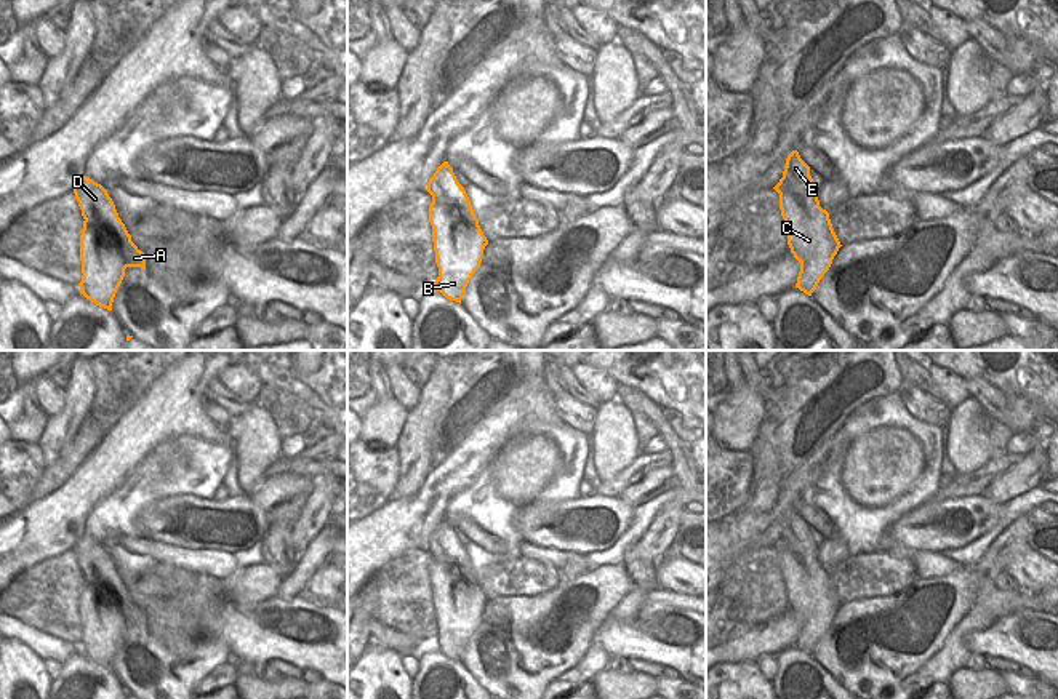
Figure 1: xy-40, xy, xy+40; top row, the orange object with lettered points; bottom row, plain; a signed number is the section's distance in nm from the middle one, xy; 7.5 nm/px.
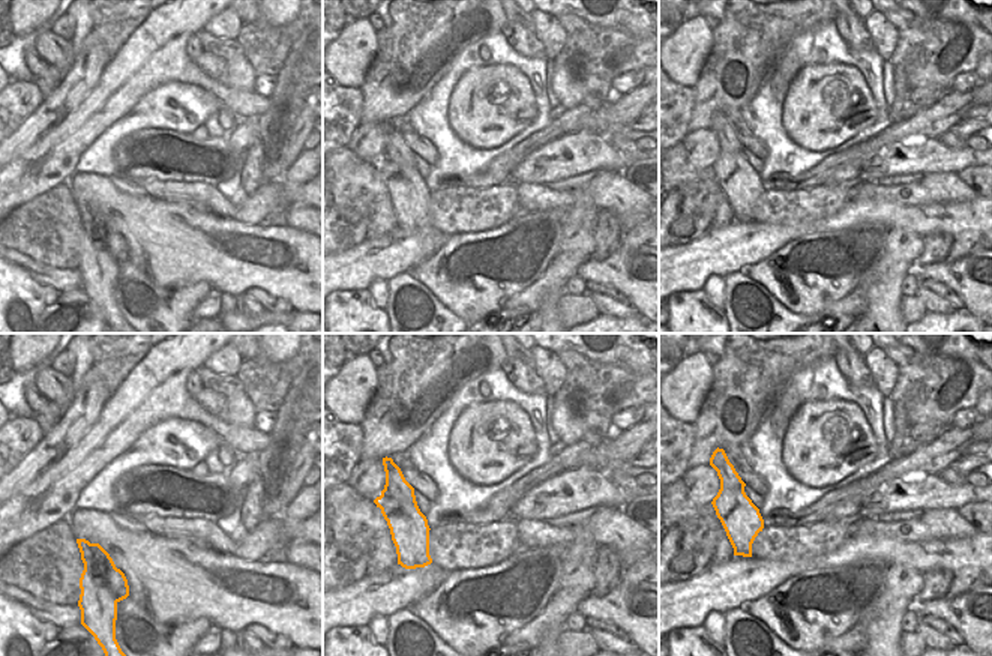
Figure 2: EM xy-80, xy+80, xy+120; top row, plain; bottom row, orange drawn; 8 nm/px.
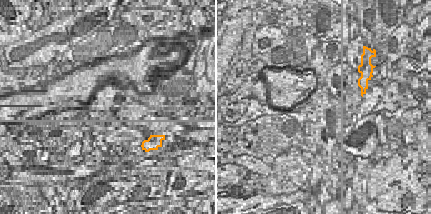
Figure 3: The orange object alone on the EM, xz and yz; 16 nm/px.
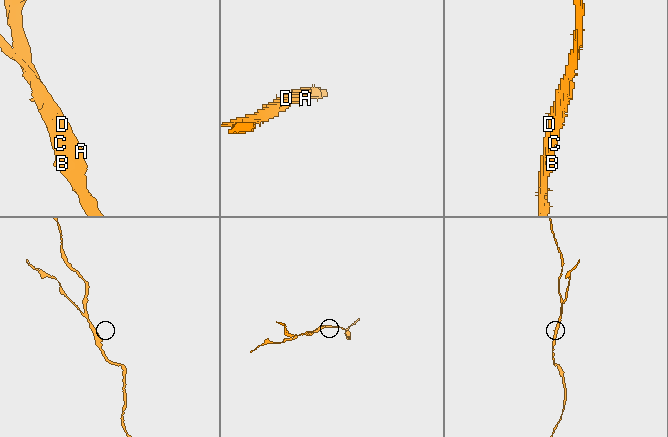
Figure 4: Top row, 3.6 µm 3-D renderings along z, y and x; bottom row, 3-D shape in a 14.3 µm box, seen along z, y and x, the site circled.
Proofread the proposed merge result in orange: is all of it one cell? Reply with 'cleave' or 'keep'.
cleave

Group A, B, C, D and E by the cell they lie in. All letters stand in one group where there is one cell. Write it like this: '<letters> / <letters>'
A D E / B C

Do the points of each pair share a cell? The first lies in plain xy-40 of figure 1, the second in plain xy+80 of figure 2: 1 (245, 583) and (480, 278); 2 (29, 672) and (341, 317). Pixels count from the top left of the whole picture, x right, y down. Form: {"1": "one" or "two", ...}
{"1": "one", "2": "one"}

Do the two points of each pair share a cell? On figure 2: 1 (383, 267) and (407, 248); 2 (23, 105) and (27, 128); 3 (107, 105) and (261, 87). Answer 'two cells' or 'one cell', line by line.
1: one cell
2: two cells
3: two cells

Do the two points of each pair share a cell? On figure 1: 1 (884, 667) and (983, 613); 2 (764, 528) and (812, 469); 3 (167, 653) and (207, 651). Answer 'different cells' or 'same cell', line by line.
1: different cells
2: same cell
3: same cell

